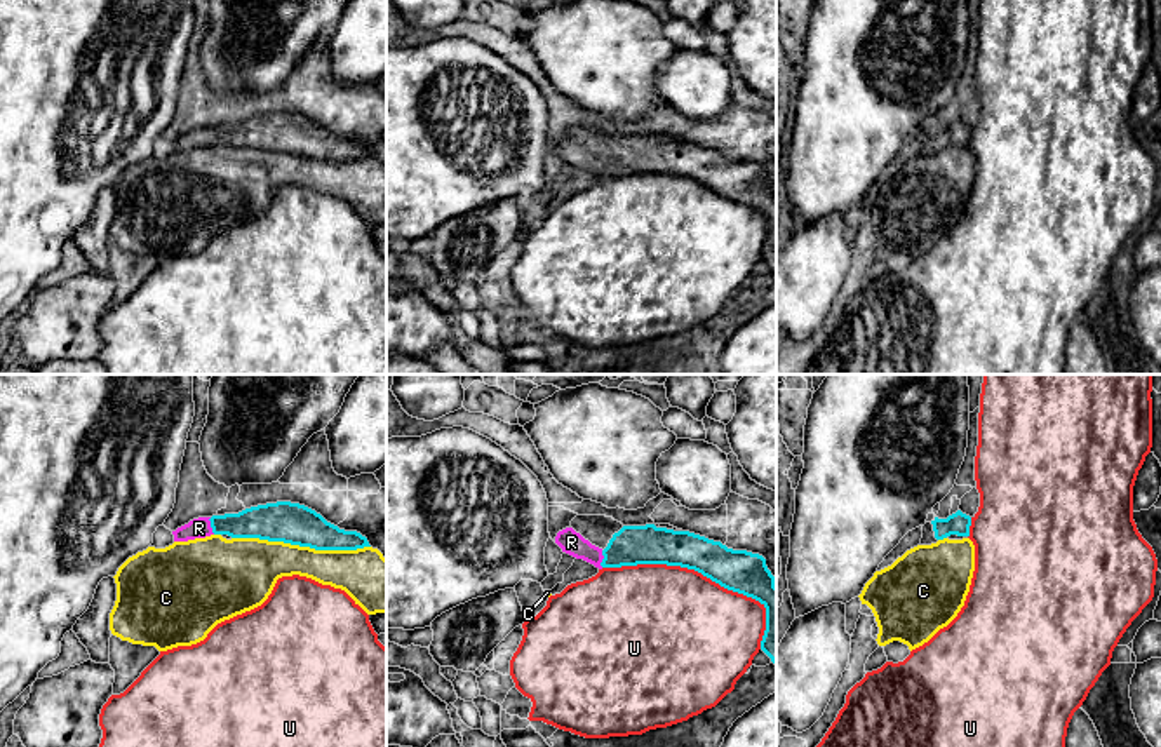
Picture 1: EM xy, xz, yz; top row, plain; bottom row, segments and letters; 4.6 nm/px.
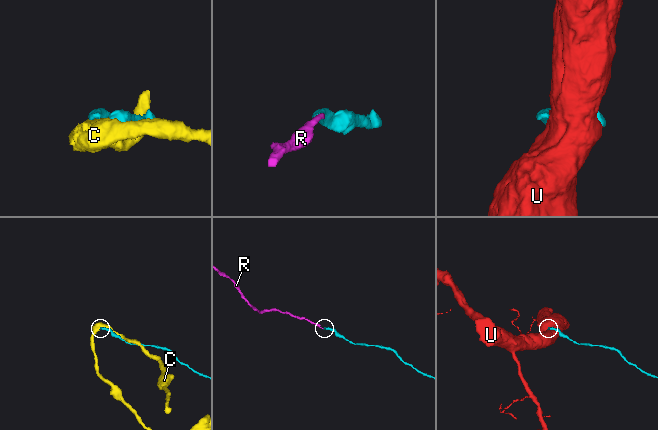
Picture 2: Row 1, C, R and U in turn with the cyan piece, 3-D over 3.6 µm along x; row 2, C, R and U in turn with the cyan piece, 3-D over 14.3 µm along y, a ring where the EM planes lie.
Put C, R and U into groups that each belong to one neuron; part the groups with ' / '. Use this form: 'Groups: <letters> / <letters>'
Groups: C / R / U

